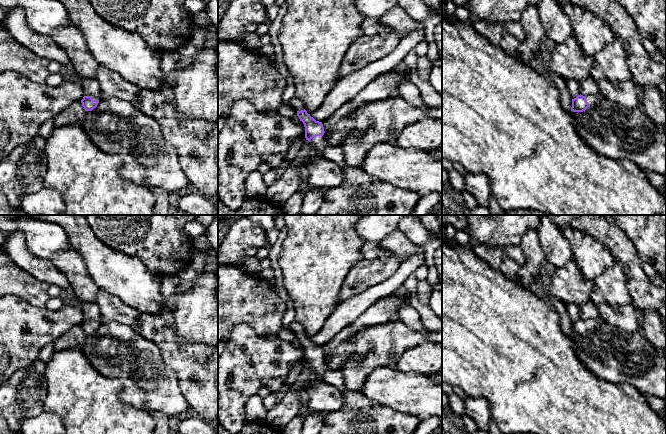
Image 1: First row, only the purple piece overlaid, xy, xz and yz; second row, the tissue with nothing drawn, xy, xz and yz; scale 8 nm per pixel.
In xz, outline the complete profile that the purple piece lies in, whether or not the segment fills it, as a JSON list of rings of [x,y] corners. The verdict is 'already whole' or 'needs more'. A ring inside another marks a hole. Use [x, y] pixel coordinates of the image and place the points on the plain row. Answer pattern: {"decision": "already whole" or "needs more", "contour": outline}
{"decision": "needs more", "contour": [[[294,320],[290,324],[289,329],[297,335],[297,340],[304,348],[306,364],[310,365],[315,373],[321,375],[324,382],[336,387],[341,392],[347,390],[344,383],[344,376],[341,371],[329,370],[326,367],[322,346],[316,345],[307,337],[304,327]]]}

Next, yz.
{"decision": "needs more", "contour": [[[578,319],[576,322],[572,323],[572,331],[571,335],[573,336],[583,336],[588,331],[593,330],[599,327],[603,323],[603,319],[590,319],[590,320],[583,320]]]}

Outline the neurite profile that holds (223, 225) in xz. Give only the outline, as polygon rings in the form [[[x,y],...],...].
[[[218,218],[218,251],[221,247],[222,241],[229,232],[231,222]]]

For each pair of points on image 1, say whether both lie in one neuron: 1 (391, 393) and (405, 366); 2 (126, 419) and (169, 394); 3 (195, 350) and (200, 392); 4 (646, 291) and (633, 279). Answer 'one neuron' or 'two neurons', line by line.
1: two neurons
2: two neurons
3: one neuron
4: one neuron

